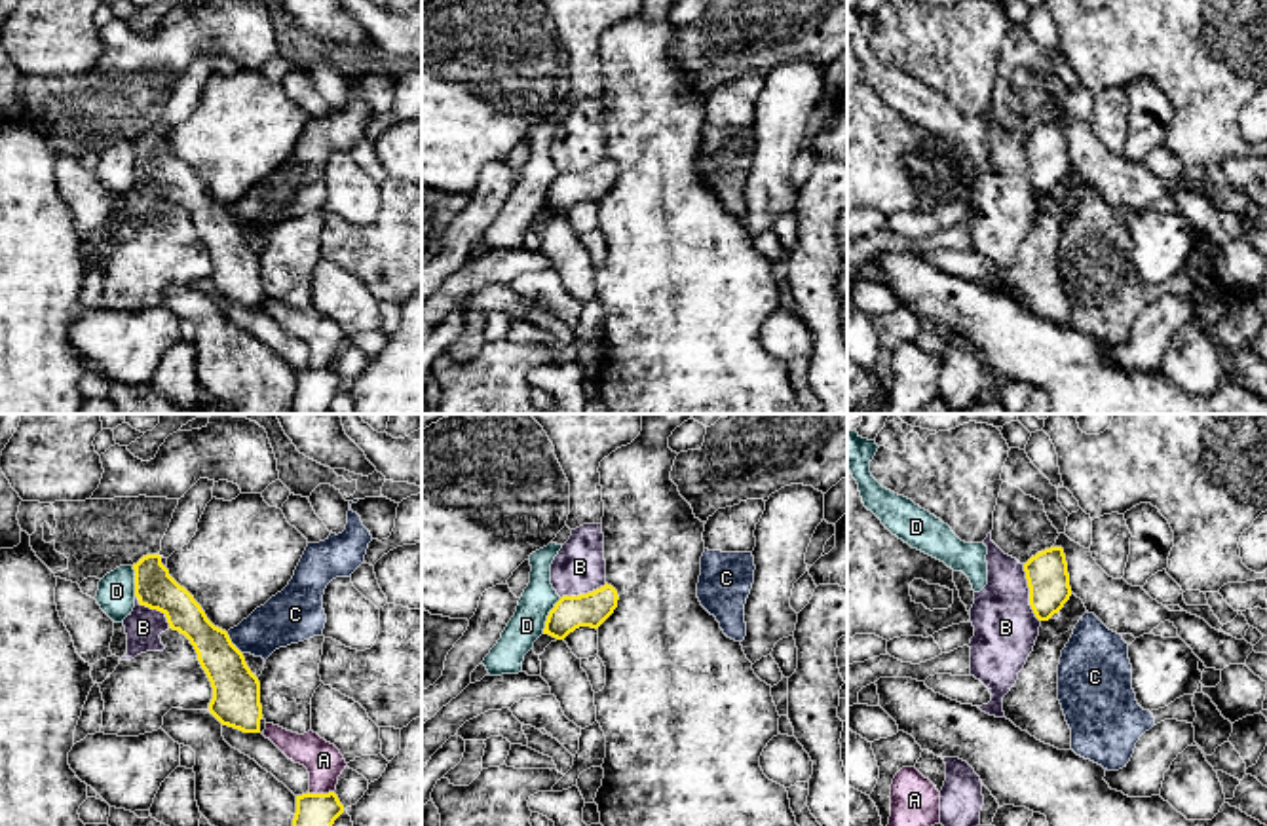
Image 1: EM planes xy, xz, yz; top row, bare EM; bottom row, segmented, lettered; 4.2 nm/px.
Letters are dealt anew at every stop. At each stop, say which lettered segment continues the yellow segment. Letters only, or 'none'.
none

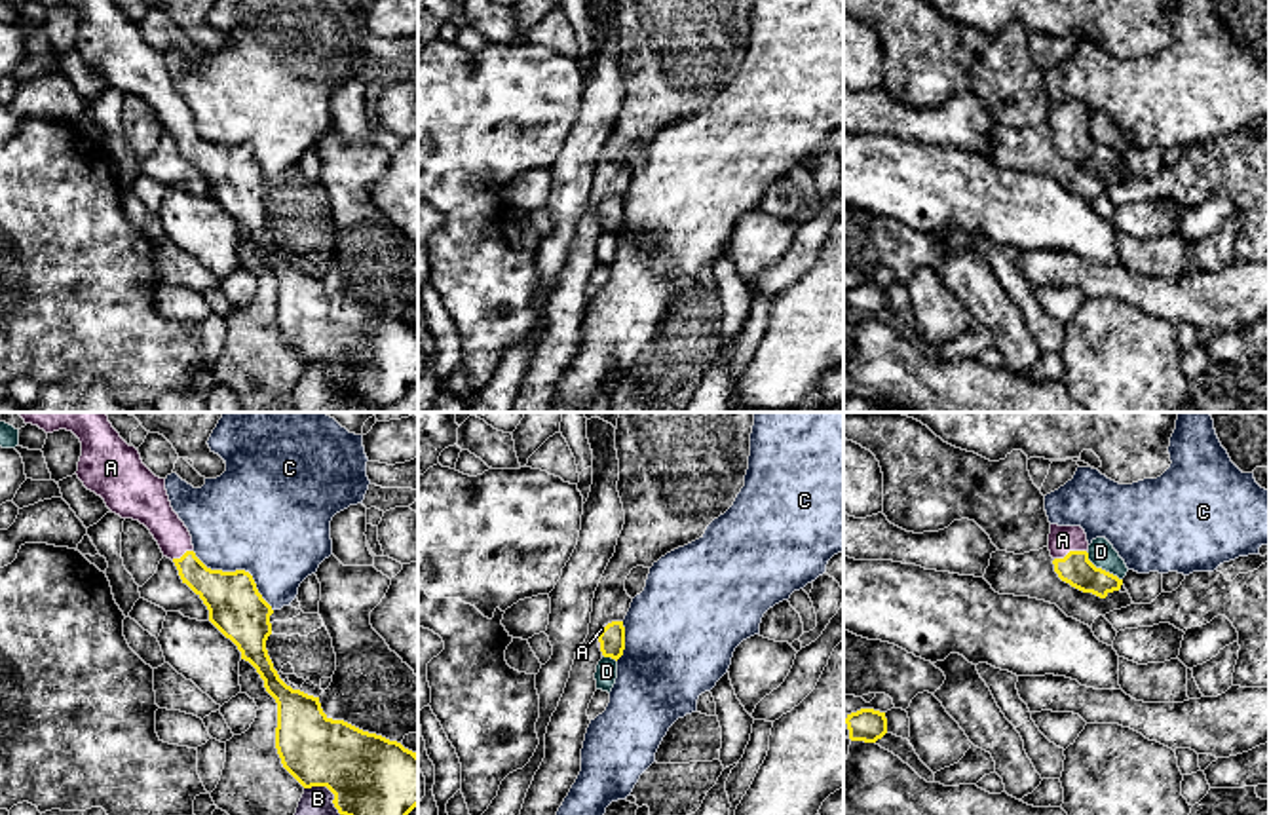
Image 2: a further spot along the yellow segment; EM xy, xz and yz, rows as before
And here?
A

